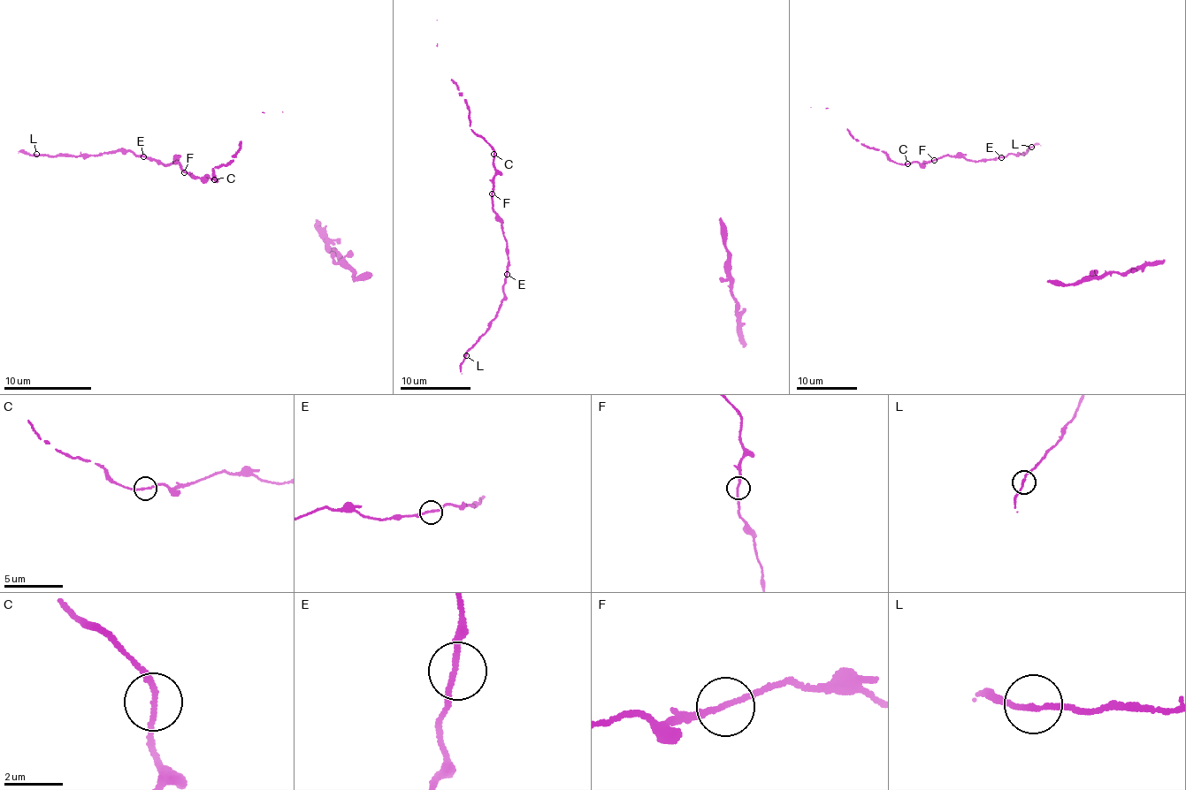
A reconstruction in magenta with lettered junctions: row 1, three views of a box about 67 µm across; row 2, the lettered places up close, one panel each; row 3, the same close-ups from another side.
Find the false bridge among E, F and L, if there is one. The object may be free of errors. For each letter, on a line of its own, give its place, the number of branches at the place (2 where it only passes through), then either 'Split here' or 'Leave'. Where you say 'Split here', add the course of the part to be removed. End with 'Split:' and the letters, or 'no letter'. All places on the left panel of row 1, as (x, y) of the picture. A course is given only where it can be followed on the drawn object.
E: Place: (143, 156). Branches: 2. Leave
F: Place: (184, 172). Branches: 2. Leave
L: Place: (36, 154). Branches: 2. Leave
Split: no letter

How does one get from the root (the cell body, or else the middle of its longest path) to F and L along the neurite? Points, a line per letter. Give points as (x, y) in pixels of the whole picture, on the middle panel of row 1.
F: (509, 266), (507, 243), (499, 215), (493, 209), (492, 194)
L: (509, 266), (503, 284), (501, 304), (486, 330), (466, 355)

